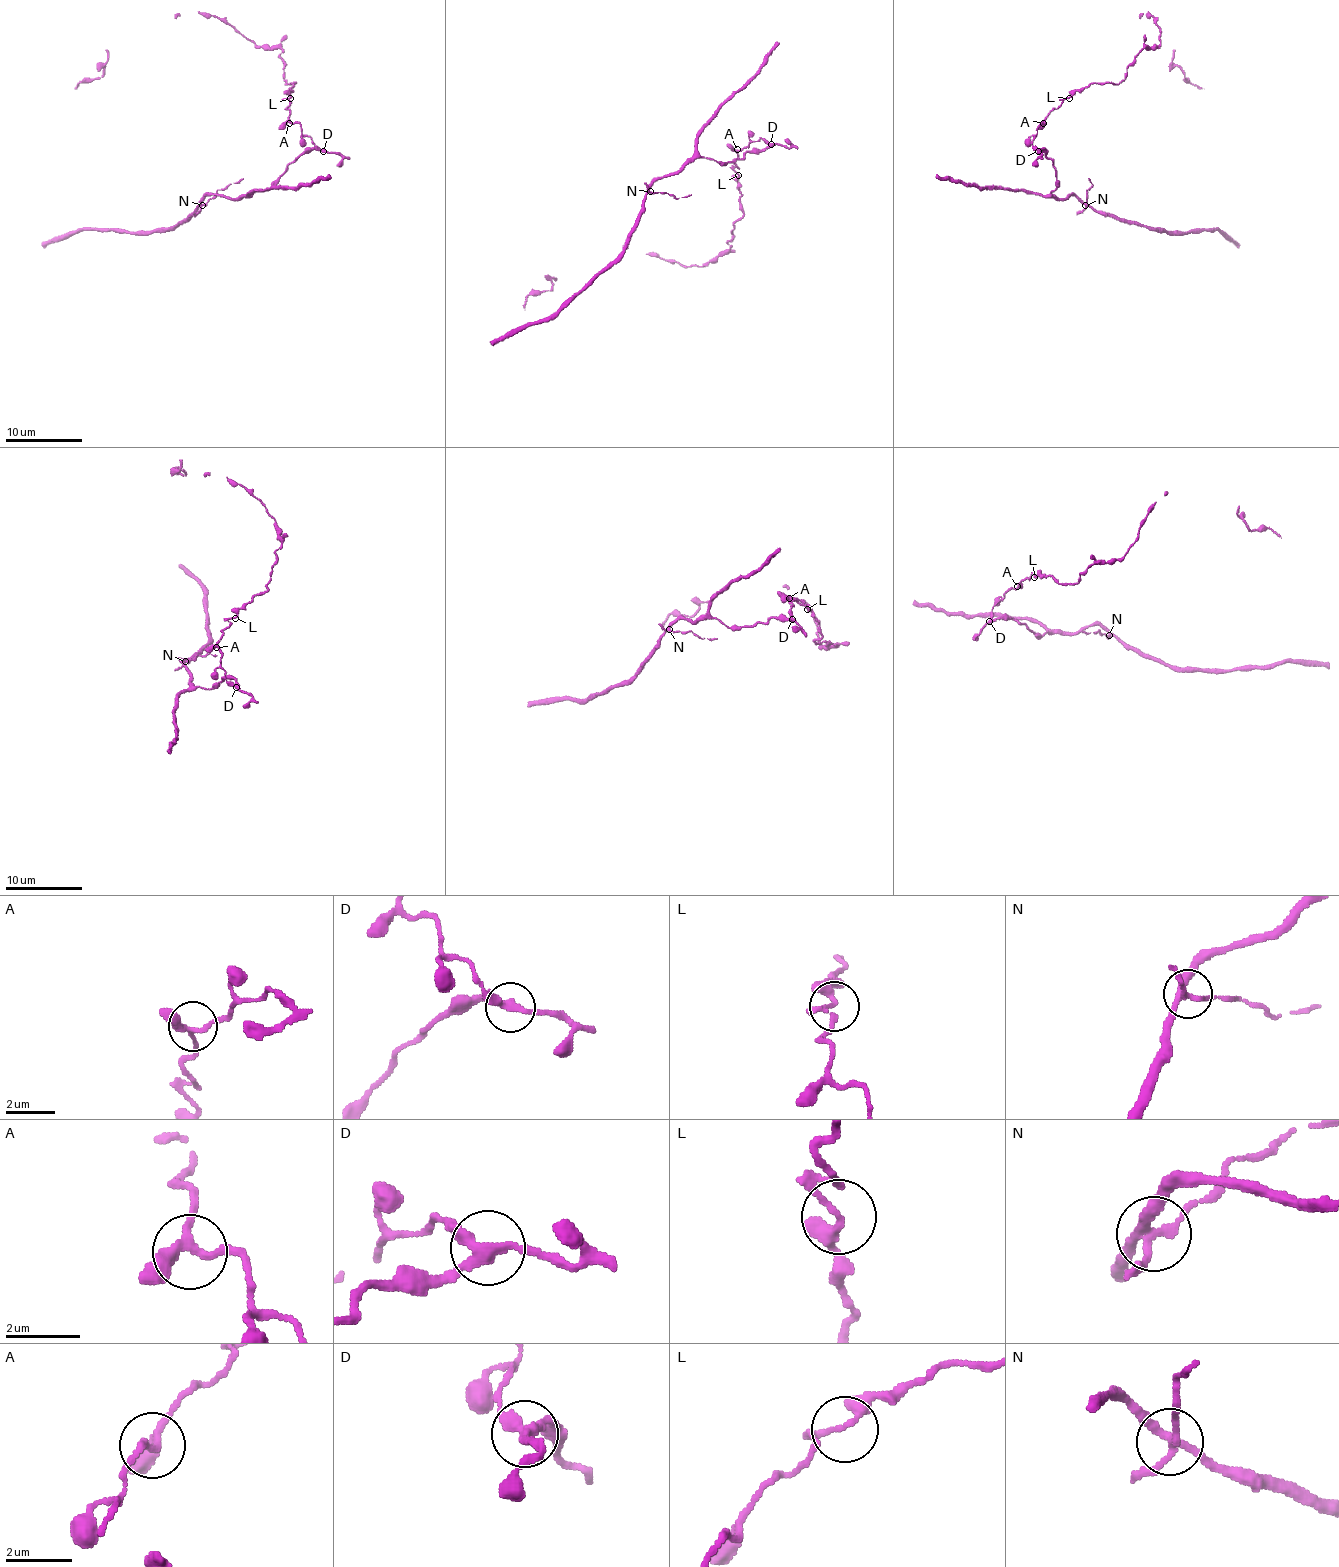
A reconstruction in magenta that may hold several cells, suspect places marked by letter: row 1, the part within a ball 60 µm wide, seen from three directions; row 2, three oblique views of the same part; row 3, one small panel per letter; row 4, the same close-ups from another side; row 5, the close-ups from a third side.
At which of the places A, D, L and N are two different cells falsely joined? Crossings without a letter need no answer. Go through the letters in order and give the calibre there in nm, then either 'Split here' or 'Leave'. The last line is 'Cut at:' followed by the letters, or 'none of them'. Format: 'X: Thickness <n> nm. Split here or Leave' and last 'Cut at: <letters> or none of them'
A: Thickness 240 nm. Leave
D: Thickness 280 nm. Split here
L: Thickness 200 nm. Leave
N: Thickness 240 nm. Split here
Cut at: D, N

